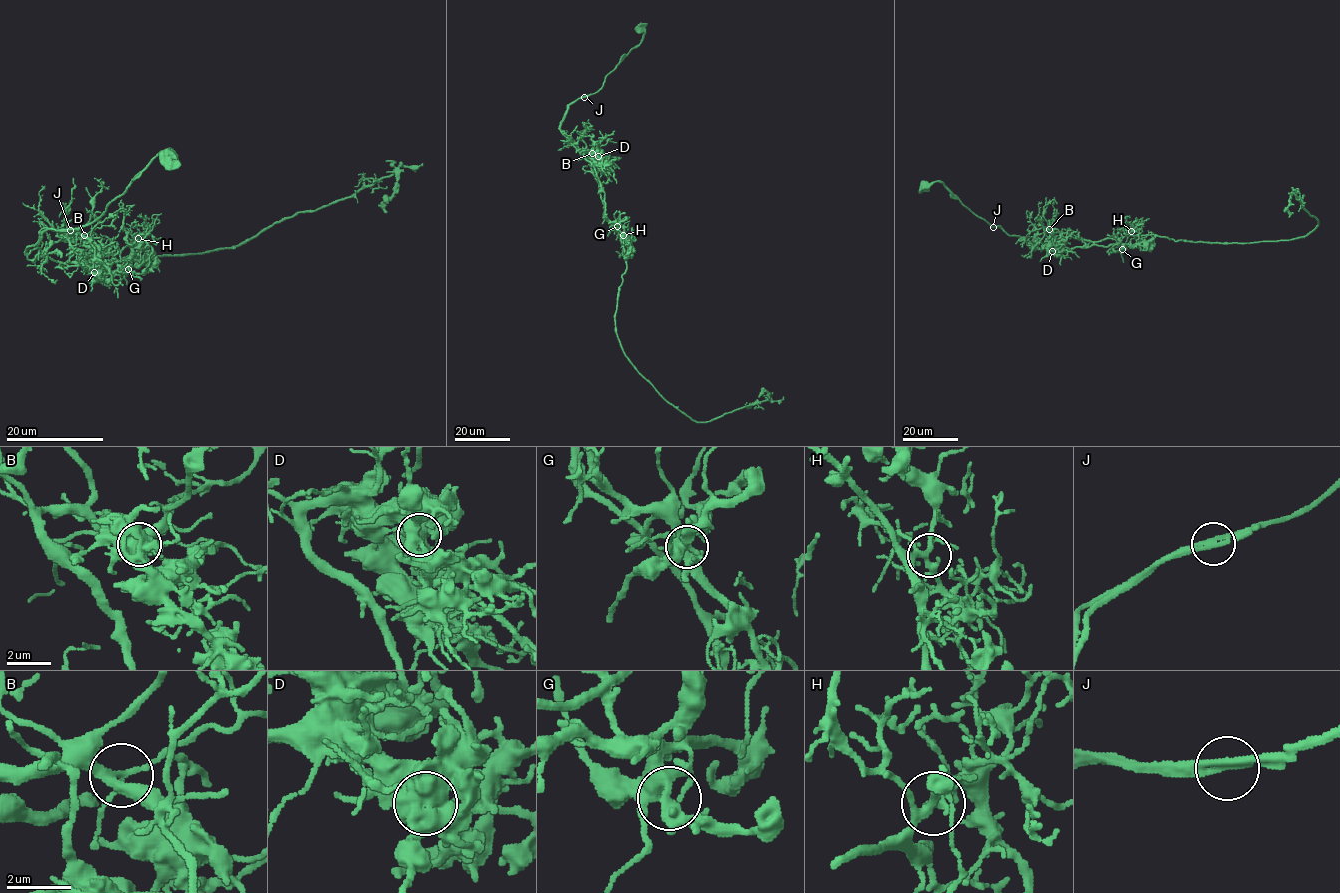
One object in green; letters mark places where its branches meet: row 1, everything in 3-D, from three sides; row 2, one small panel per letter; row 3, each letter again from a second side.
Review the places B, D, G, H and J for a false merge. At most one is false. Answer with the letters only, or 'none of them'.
J

